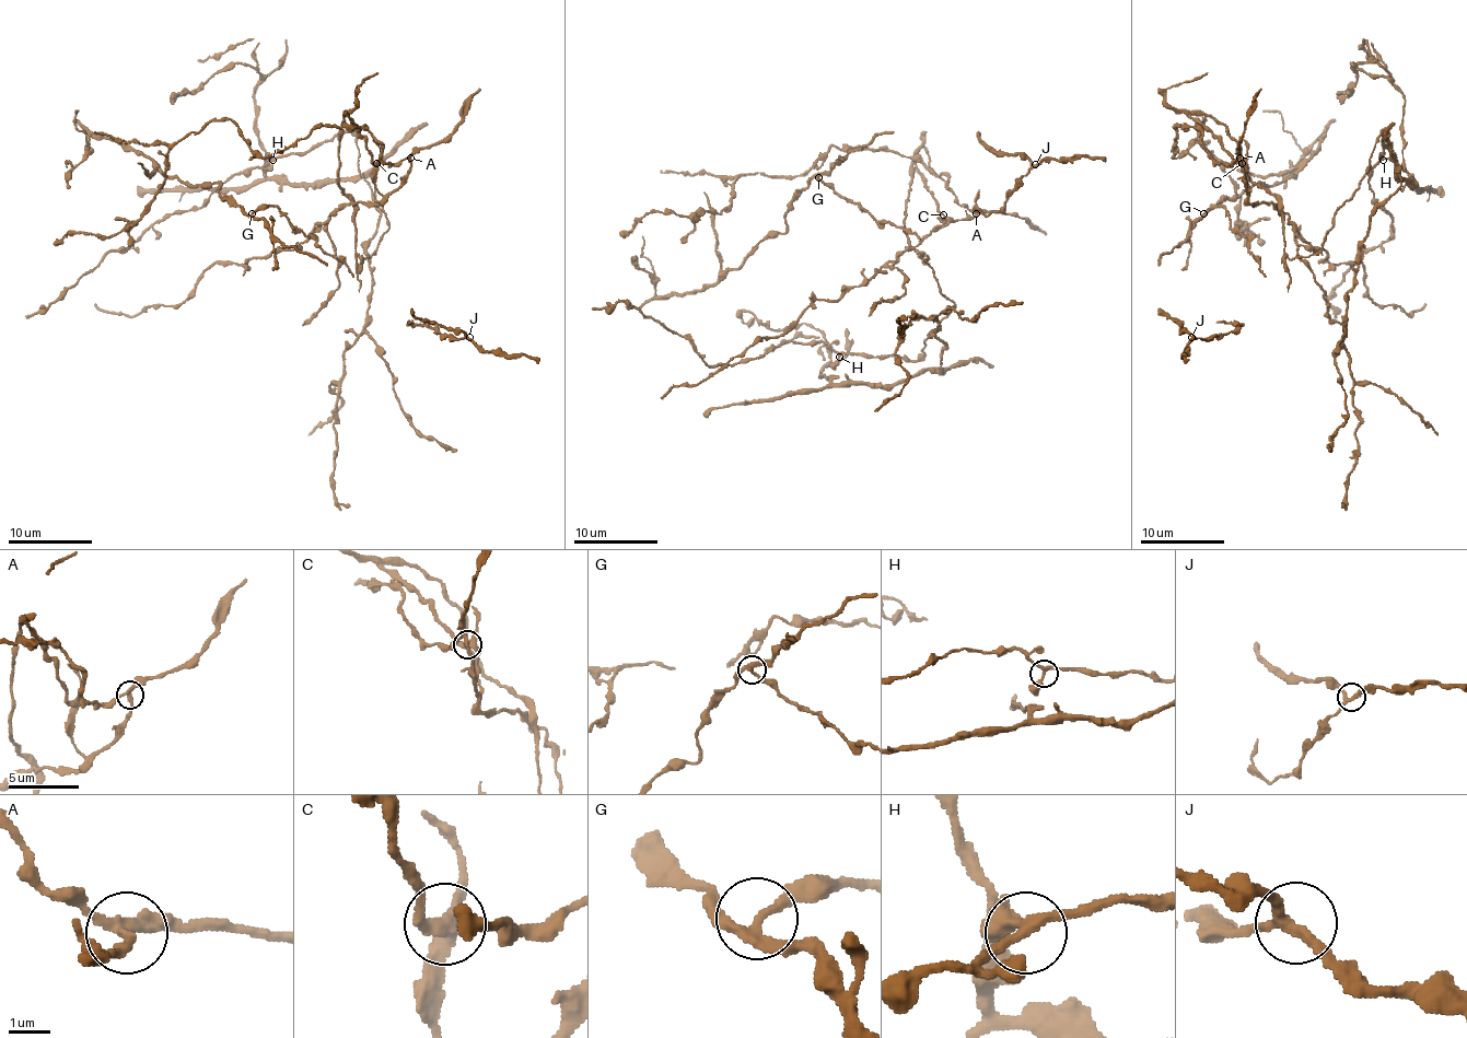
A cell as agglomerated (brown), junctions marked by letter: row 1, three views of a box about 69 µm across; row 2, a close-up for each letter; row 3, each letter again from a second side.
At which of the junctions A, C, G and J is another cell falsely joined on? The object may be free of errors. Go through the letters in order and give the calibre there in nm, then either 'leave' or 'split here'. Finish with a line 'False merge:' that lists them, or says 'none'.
A: calibre 240 nm; leave
C: calibre 260 nm; split here
G: calibre 240 nm; leave
J: calibre 240 nm; leave
False merge: C

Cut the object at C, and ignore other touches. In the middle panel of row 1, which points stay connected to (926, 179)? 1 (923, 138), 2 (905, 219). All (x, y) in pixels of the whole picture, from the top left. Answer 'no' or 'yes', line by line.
1: yes
2: yes

